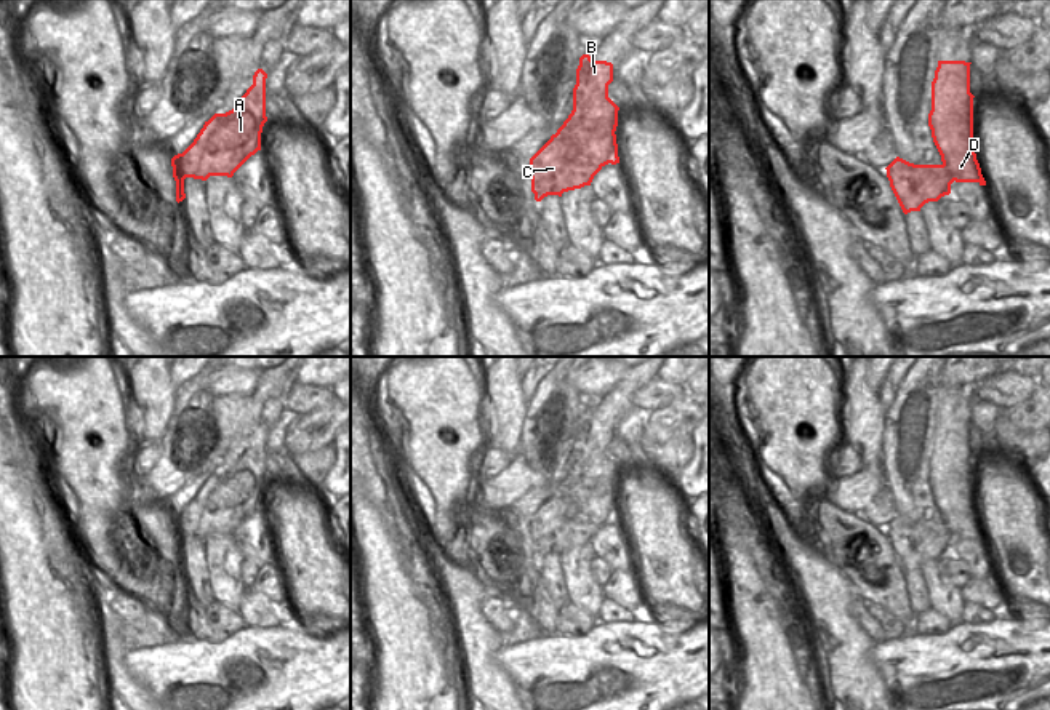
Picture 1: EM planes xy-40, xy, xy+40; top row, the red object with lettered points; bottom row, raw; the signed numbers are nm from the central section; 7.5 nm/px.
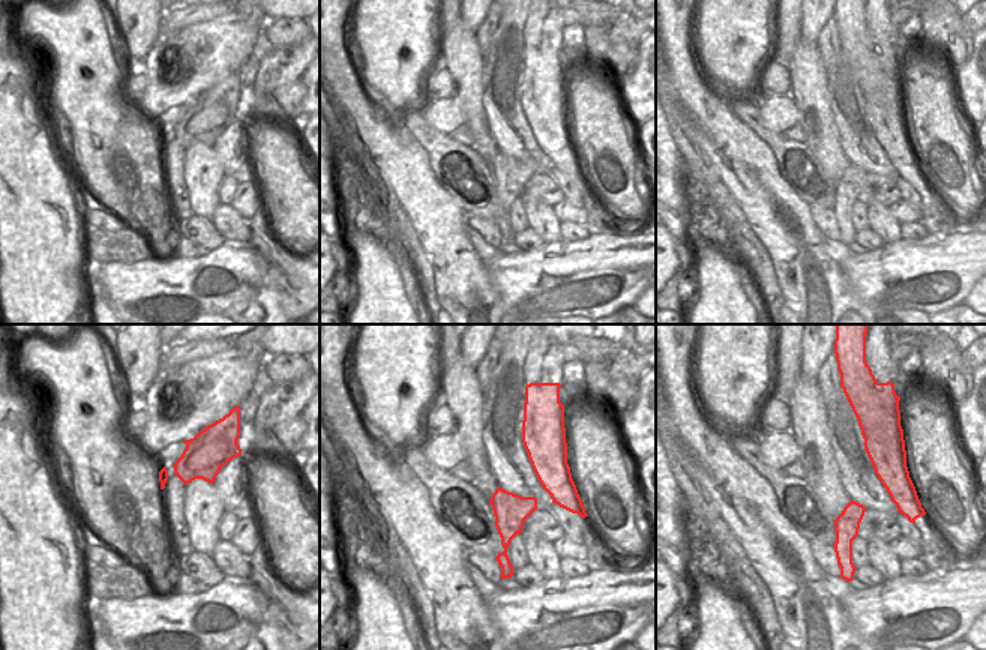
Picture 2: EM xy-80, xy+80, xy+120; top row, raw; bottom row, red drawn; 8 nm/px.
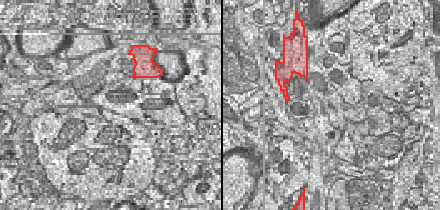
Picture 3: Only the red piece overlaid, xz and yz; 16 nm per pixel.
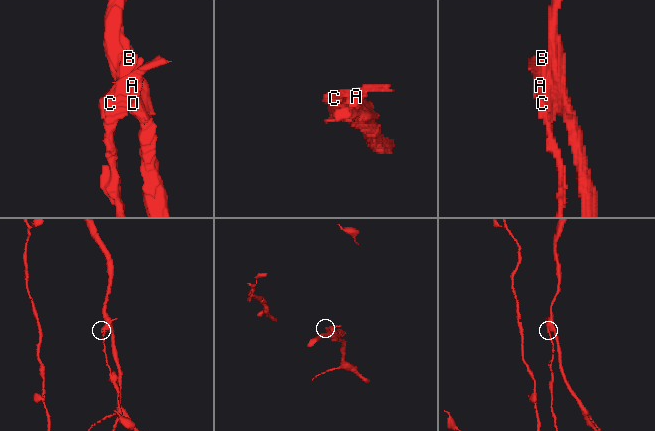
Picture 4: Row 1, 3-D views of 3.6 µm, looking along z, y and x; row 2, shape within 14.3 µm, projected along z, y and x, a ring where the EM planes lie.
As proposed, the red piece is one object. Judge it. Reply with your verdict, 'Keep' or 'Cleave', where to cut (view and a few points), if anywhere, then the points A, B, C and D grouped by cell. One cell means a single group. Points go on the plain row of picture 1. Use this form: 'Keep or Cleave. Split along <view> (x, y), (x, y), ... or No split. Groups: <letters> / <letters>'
Cleave. Split along xy (617, 467), (593, 464), (577, 483). Groups: A C / B D.

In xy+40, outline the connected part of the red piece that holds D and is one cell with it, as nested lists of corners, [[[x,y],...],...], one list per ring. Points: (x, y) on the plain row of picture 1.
[[[938,419],[932,440],[928,485],[941,520],[954,539],[986,544],[973,502],[975,454],[970,451],[970,422]]]

